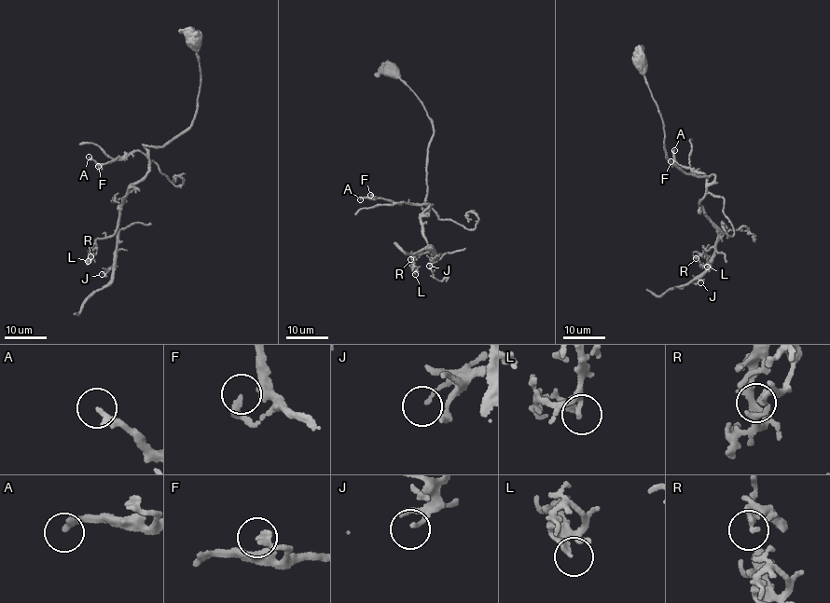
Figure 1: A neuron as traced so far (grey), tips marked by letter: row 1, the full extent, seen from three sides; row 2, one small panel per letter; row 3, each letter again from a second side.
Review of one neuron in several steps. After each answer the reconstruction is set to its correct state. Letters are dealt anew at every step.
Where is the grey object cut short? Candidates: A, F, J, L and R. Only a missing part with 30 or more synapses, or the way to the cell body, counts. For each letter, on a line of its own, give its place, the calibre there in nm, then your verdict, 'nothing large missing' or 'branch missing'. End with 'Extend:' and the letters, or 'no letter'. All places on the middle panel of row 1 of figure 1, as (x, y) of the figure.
A: at (360, 199); 220 nm thick; nothing large missing
F: at (370, 195); 190 nm thick; nothing large missing
J: at (429, 266); 110 nm thick; nothing large missing
L: at (415, 274); 190 nm thick; nothing large missing
R: at (410, 259); 160 nm thick; nothing large missing
Extend: no letter

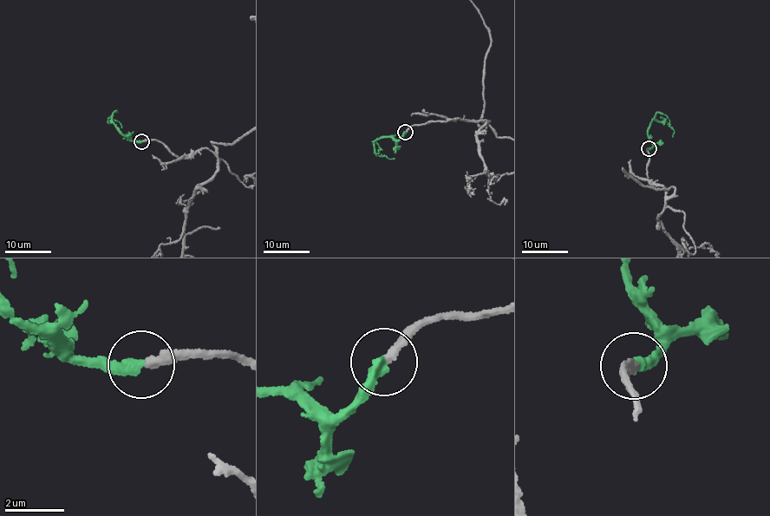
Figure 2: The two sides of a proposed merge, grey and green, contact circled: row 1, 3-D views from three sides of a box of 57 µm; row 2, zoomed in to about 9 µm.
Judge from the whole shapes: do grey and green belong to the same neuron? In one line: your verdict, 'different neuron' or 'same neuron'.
same neuron

